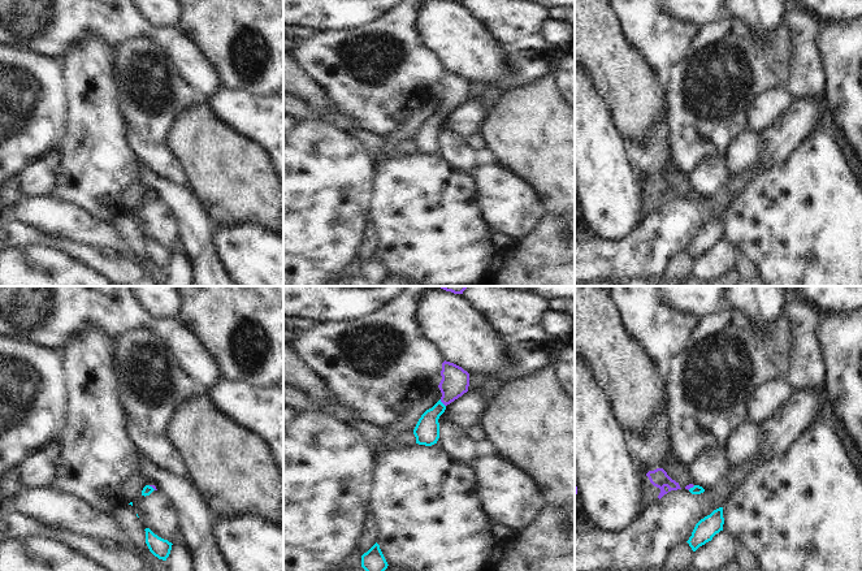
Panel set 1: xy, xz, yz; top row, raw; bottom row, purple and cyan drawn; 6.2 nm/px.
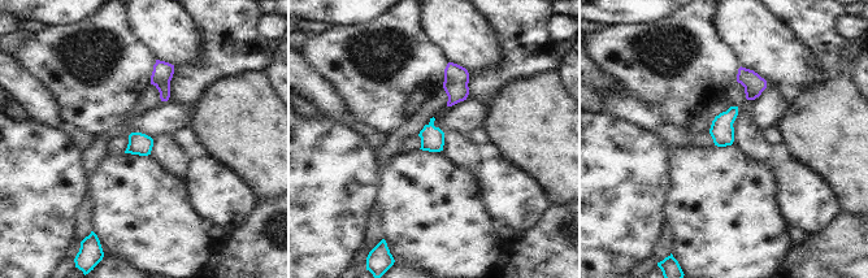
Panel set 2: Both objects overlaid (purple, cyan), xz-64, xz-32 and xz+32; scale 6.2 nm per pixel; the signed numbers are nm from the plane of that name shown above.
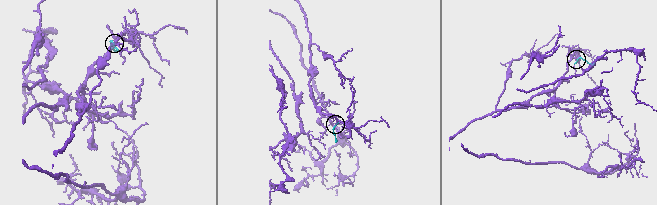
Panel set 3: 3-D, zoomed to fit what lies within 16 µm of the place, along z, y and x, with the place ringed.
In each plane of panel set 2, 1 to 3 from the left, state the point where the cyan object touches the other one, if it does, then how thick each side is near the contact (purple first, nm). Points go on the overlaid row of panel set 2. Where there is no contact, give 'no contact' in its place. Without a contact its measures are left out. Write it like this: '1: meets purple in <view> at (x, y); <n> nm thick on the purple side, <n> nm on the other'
1: no contact
2: no contact
3: no contact

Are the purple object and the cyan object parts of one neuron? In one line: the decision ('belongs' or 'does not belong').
belongs

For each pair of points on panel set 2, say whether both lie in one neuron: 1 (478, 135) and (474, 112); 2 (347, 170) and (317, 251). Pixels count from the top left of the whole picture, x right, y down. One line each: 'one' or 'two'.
1: two
2: one

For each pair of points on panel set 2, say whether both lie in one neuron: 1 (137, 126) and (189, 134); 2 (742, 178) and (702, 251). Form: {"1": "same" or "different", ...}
{"1": "different", "2": "same"}

